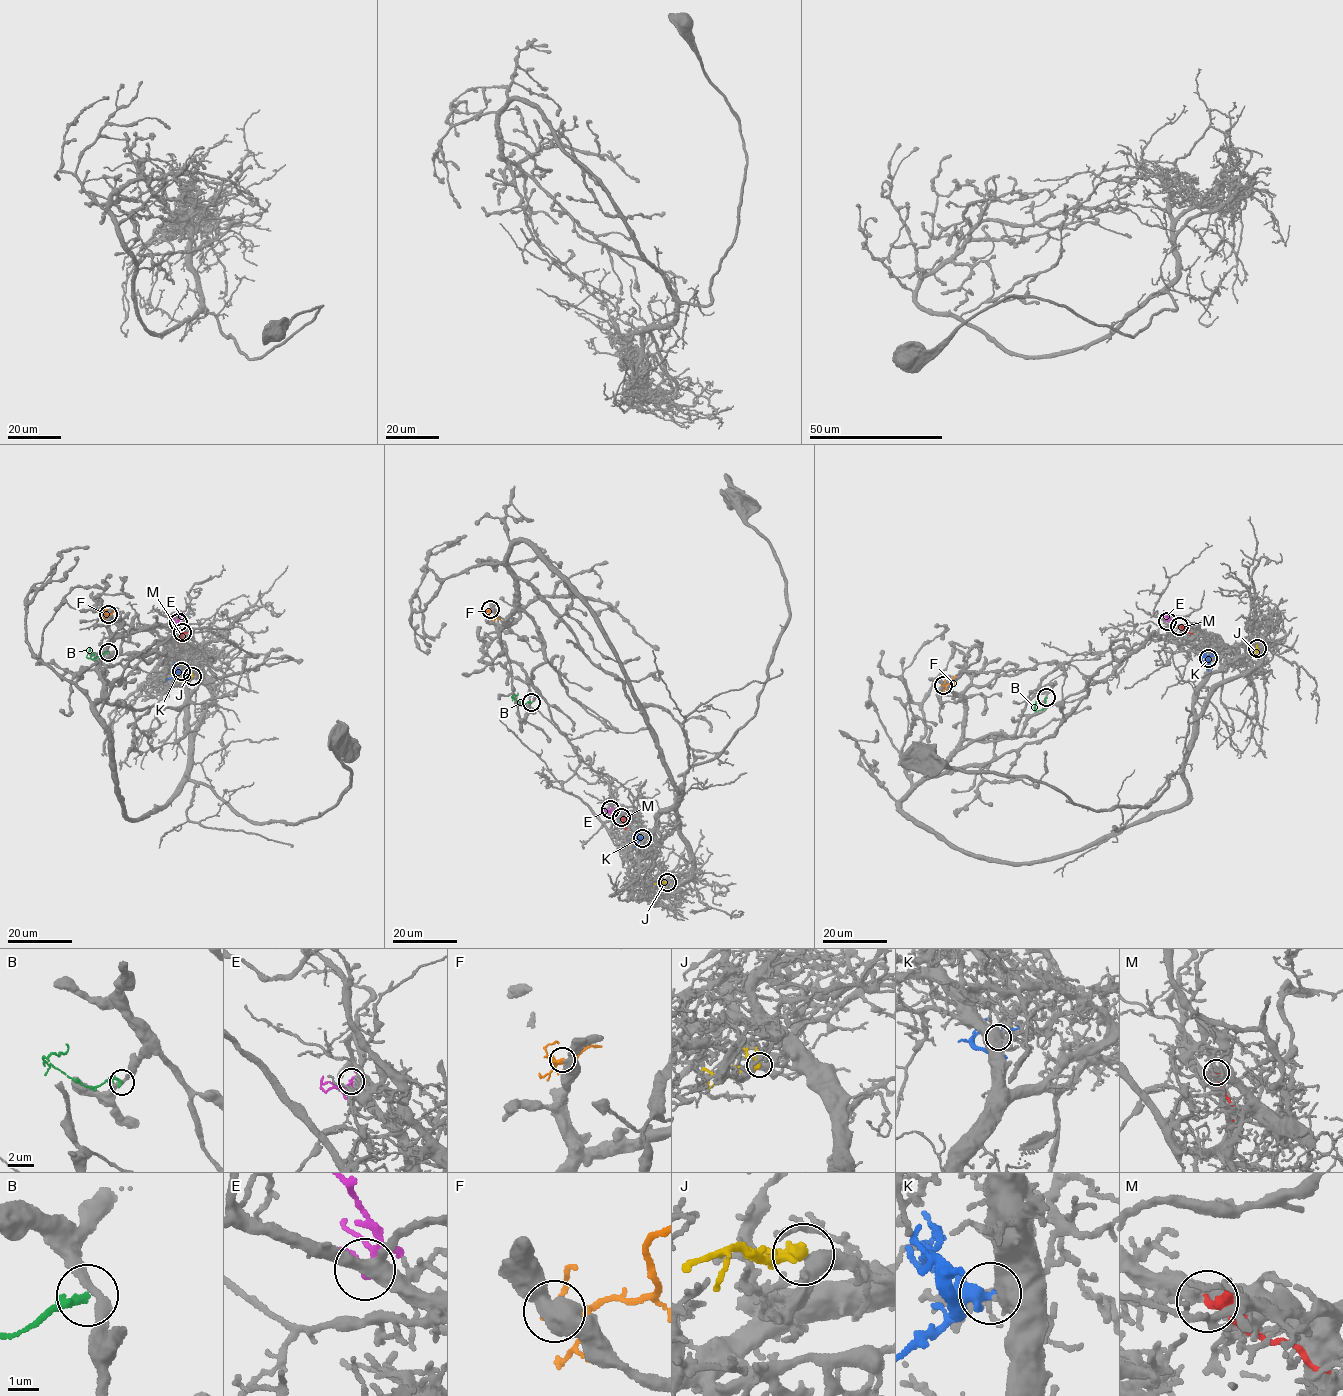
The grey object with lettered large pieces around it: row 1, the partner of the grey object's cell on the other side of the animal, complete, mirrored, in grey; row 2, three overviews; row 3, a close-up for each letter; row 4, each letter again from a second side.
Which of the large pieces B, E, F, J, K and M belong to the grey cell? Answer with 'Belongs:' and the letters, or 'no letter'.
Belongs: E, J, K

